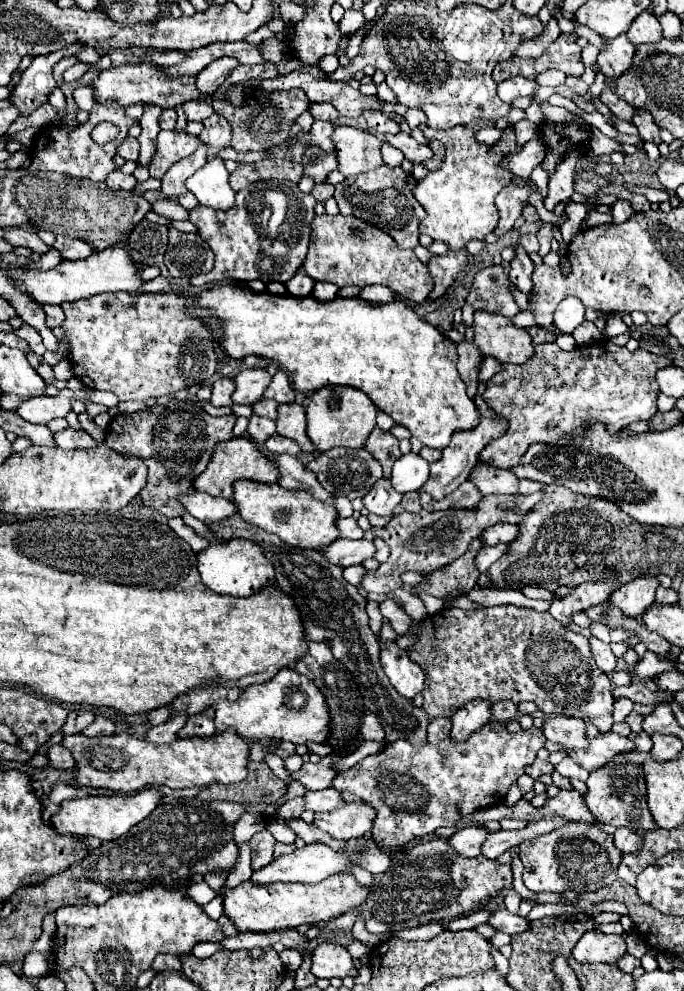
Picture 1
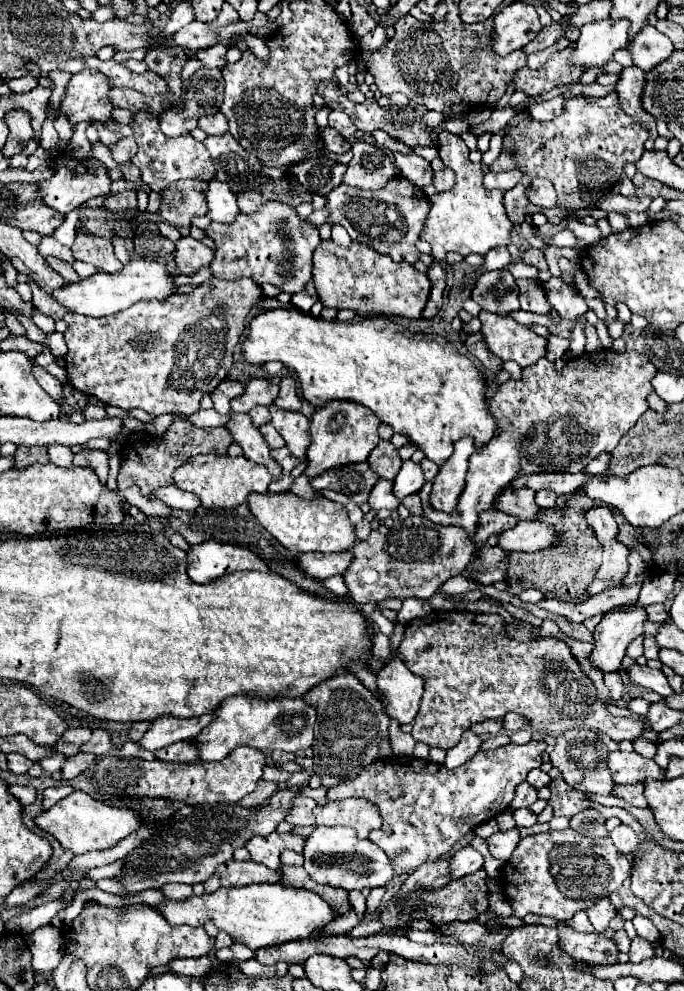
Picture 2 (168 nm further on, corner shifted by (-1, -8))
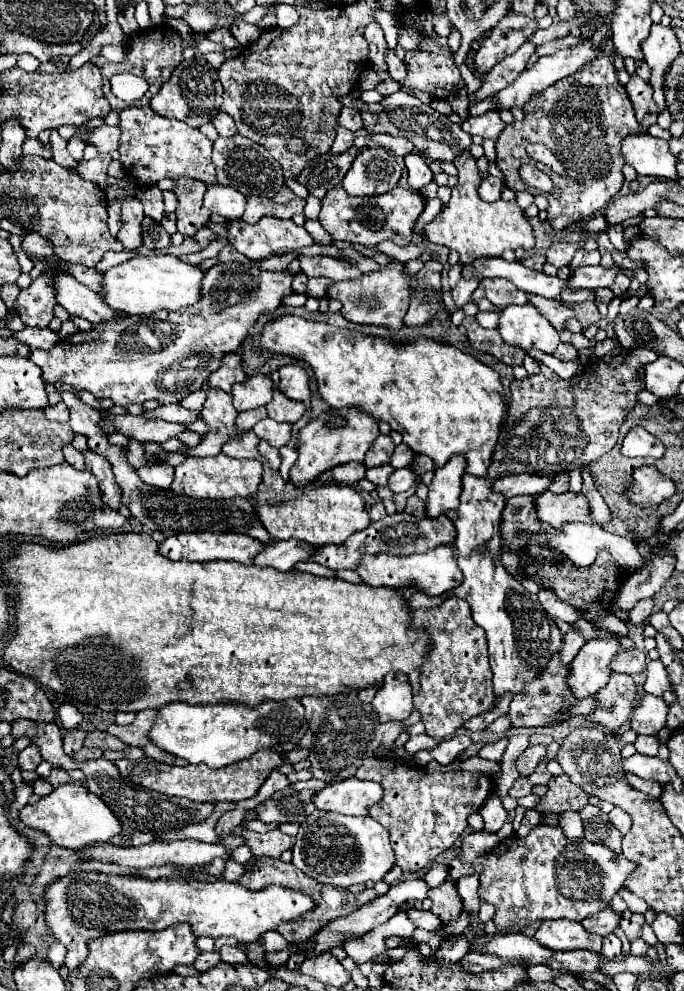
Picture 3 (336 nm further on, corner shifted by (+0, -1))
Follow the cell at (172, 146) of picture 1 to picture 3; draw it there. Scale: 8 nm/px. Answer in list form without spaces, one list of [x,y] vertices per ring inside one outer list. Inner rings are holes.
[[[127,107],[121,117],[121,163],[139,185],[155,185],[163,177],[189,175],[209,185],[215,183],[215,165],[211,161],[211,141],[199,131],[177,119],[153,113],[151,107]]]

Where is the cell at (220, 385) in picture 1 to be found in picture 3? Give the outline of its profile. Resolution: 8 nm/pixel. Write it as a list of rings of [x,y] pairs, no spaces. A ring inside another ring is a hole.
[[[229,353],[229,357],[223,359],[221,367],[211,373],[209,377],[209,387],[213,389],[221,389],[225,393],[231,393],[231,385],[233,383],[241,383],[245,381],[245,373],[243,373],[243,367],[241,367],[241,357],[237,353]]]

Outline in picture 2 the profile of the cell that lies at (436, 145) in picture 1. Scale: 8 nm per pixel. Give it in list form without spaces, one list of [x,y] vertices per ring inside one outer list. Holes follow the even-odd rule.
[[[444,168],[442,172],[438,172],[438,174],[434,174],[434,188],[440,192],[444,192],[444,190],[448,190],[448,188],[452,188],[454,186],[454,172],[450,170],[450,168]]]

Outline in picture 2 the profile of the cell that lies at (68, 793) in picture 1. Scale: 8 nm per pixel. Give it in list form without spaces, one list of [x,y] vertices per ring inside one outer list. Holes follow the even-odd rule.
[[[64,784],[64,786],[56,786],[56,788],[46,788],[44,790],[44,800],[42,800],[42,806],[48,810],[50,806],[54,806],[58,800],[62,800],[64,796],[68,796],[74,788]]]

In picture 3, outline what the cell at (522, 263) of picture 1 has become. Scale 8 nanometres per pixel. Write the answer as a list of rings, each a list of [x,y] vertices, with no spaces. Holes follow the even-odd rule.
[[[529,295],[529,303],[531,303],[543,317],[547,317],[557,331],[565,329],[565,321],[571,319],[571,317],[575,317],[575,313],[573,313],[565,303],[561,303],[561,301],[553,301],[553,299]]]

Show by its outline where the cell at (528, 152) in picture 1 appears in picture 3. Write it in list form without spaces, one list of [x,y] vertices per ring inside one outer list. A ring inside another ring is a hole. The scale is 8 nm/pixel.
[[[485,177],[481,187],[479,187],[479,195],[483,201],[497,201],[501,197],[501,191],[503,191],[503,185],[505,181],[499,179],[499,177]]]

